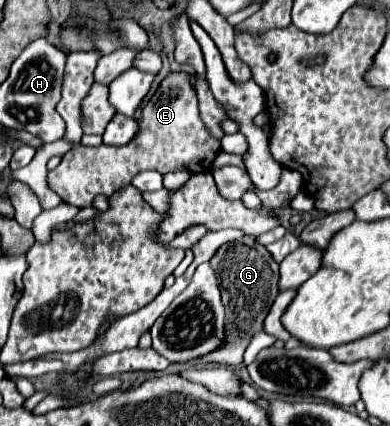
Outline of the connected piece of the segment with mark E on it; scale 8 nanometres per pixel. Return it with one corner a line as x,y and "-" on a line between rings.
172,71
168,77
162,79
150,101
144,103
140,129
134,141
130,141
130,145
72,147
62,157
62,163
48,173
48,185
60,195
64,203
70,201
70,205
82,209
90,207
92,199
98,193
110,197
110,193
118,191
120,187
126,187
138,173
148,169
154,169
162,175
180,169
188,169
190,173
208,171
218,151
220,141
210,137
210,133
206,133
206,127
198,117
198,97
194,85
190,83
190,75
186,71

